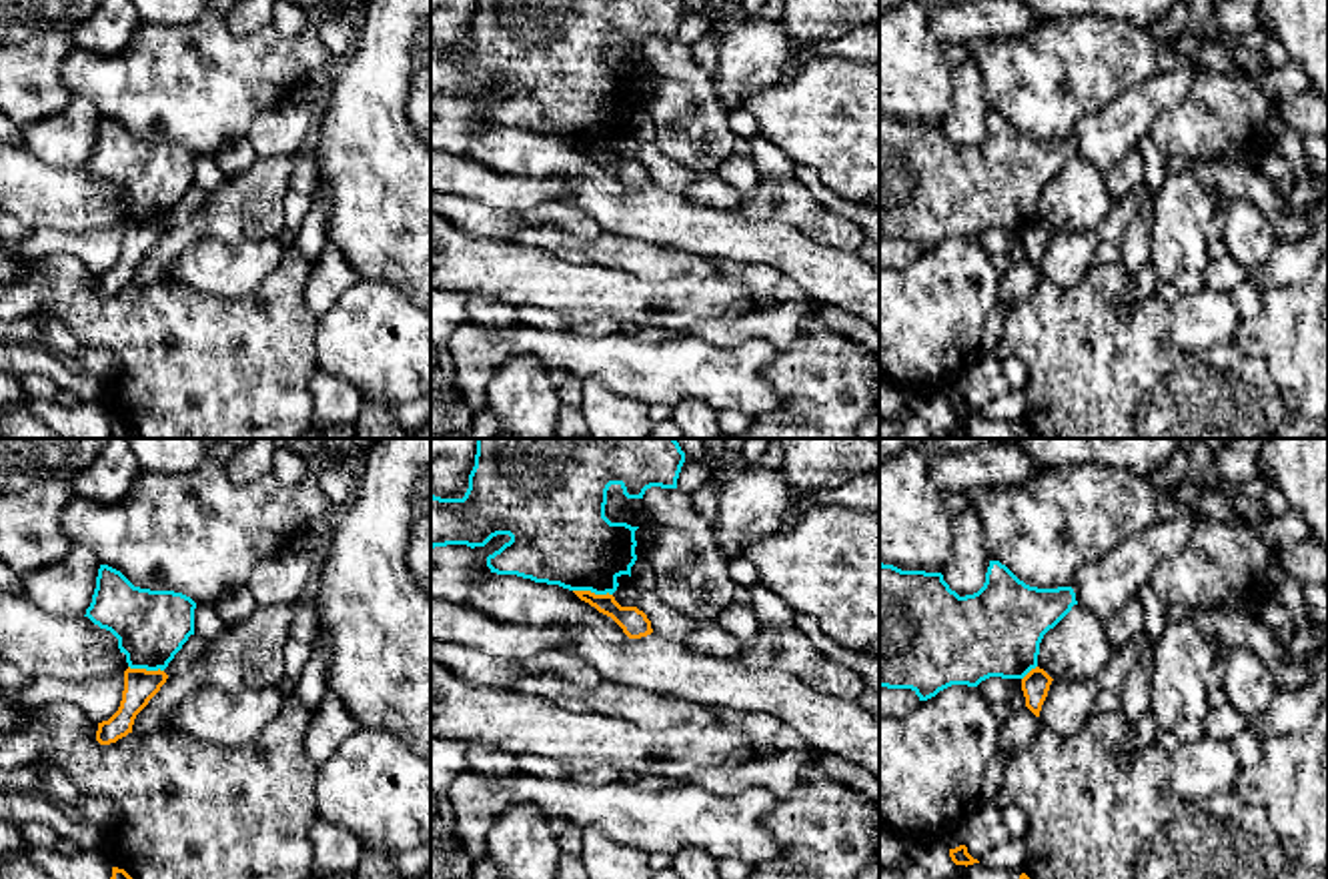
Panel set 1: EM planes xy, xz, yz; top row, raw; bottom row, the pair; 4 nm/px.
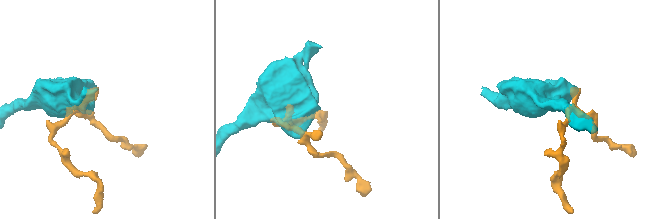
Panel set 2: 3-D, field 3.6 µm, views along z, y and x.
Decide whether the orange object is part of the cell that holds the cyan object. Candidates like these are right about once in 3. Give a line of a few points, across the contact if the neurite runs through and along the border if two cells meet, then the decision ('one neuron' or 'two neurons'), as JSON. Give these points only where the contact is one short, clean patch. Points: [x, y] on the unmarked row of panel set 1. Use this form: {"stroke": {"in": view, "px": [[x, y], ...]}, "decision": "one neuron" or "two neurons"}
{"stroke": {"in": "xz", "px": [[573, 141], [611, 147]]}, "decision": "two neurons"}

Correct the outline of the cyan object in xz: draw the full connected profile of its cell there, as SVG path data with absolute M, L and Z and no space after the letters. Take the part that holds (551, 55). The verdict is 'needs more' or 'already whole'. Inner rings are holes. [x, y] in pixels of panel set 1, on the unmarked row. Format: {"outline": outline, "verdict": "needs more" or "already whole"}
{"outline": "M477 0L463 50L431 44L431 102L485 98L493 88L509 86L511 92L487 108L491 124L613 146L617 130L631 128L639 78L605 68L609 38L619 36L627 50L643 50L651 38L677 40L683 14L681 0Z", "verdict": "already whole"}

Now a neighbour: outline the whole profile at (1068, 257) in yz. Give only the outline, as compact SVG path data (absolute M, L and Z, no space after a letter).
M1054 230L1040 262L1040 278L1070 290L1080 284L1100 244L1096 230Z

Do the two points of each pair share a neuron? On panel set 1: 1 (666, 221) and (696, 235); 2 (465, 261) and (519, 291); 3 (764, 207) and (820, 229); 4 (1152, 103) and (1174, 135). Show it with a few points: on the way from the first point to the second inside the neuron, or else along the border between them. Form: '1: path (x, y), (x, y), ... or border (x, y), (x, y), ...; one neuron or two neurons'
1: path (674, 221), (688, 227); one neuron
2: path (479, 267), (497, 269), (505, 277); one neuron
3: path (778, 209), (800, 209), (806, 215); one neuron
4: border (1192, 79), (1188, 95), (1172, 105), (1148, 133); two neurons

